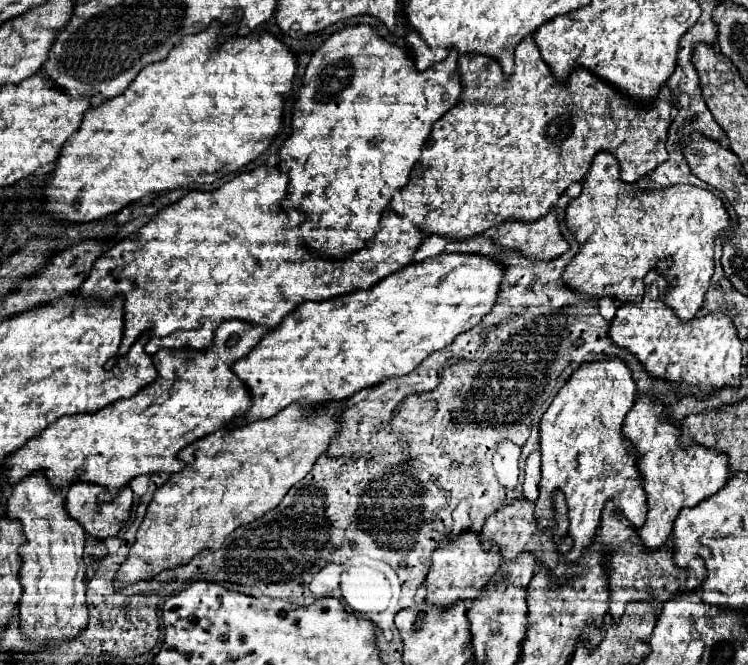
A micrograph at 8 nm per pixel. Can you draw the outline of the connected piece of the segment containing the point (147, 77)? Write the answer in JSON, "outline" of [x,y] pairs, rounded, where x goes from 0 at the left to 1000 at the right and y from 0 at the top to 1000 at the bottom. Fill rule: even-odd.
{"outline":[[[285,33],[269,51],[245,57],[245,63],[239,69],[234,69],[229,75],[229,81],[218,93],[194,99],[164,141],[159,141],[159,144],[154,144],[148,150],[140,150],[135,159],[127,159],[127,162],[116,165],[114,180],[106,189],[106,195],[84,220],[84,229],[79,232],[71,268],[63,277],[63,286],[60,286],[63,319],[74,322],[76,328],[95,331],[95,334],[124,334],[124,331],[135,331],[135,328],[140,328],[146,322],[159,319],[164,310],[191,298],[199,289],[231,286],[237,280],[250,280],[255,274],[285,277],[287,271],[298,268],[301,262],[317,259],[320,253],[325,253],[328,247],[341,241],[349,229],[354,229],[357,220],[365,214],[365,208],[378,195],[378,162],[381,162],[384,147],[392,138],[394,108],[397,108],[397,81],[378,60],[373,60],[368,51],[362,51],[357,45],[336,48],[330,54],[320,54],[320,51],[314,51],[314,39],[298,39],[298,33]]]}

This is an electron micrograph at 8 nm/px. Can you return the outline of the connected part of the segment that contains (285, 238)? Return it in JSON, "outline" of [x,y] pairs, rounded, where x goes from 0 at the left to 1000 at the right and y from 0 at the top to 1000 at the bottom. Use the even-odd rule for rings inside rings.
{"outline":[[[346,250],[317,262],[290,286],[258,286],[234,307],[221,310],[199,337],[189,340],[172,358],[159,361],[138,382],[138,388],[127,394],[106,439],[116,442],[116,448],[124,442],[138,451],[146,451],[156,439],[167,445],[167,502],[162,511],[164,532],[180,508],[197,502],[197,496],[202,499],[197,532],[207,532],[213,523],[253,520],[269,526],[282,517],[290,490],[311,478],[368,493],[381,472],[408,451],[437,451],[501,430],[507,421],[549,397],[557,373],[568,361],[568,352],[560,340],[555,340],[555,334],[517,316],[509,328],[509,346],[493,370],[485,370],[456,391],[432,388],[410,370],[408,343],[386,343],[386,325],[376,322],[376,307],[386,292],[384,280],[386,268],[373,256],[373,250]],[[178,421],[183,424],[180,433],[175,430]]]}

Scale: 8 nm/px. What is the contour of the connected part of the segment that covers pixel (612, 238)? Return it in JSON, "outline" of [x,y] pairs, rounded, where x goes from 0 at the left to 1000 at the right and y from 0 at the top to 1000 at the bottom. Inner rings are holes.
{"outline":[[[801,229],[793,238],[790,256],[779,271],[777,292],[758,310],[755,334],[771,352],[777,370],[774,382],[758,397],[753,409],[753,421],[761,433],[779,439],[790,448],[820,445],[828,454],[854,454],[862,433],[862,412],[881,397],[889,400],[881,403],[881,409],[894,418],[889,444],[892,460],[897,460],[910,481],[926,478],[937,463],[953,412],[956,358],[977,340],[969,307],[953,289],[916,277],[900,277],[886,286],[857,286],[849,277],[833,274],[828,268],[828,244],[817,229]]]}

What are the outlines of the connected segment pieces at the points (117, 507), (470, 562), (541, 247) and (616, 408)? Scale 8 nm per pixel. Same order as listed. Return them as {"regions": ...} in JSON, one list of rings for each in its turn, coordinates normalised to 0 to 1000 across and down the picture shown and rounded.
{"regions":[[[[98,725],[87,743],[90,770],[111,788],[111,794],[127,809],[154,806],[162,797],[162,785],[172,779],[178,740],[172,731],[159,734],[156,746],[148,755],[132,755],[130,746],[140,734],[124,725]]],[[[619,797],[611,806],[595,806],[579,830],[579,848],[571,863],[571,905],[598,914],[611,902],[638,899],[651,872],[667,857],[670,845],[672,836],[667,827],[646,827],[640,803],[632,797]]],[[[742,313],[715,334],[672,334],[659,361],[667,370],[699,379],[710,391],[745,388],[755,379],[755,370],[761,370],[747,346],[747,325]]],[[[809,538],[801,544],[782,544],[777,547],[755,574],[755,580],[745,589],[737,611],[726,623],[721,635],[721,674],[723,674],[723,722],[721,722],[721,749],[715,776],[721,779],[721,791],[742,791],[739,770],[737,770],[737,740],[750,737],[758,749],[761,761],[761,806],[766,809],[766,827],[758,833],[758,845],[769,845],[774,833],[790,818],[803,767],[809,755],[817,749],[825,758],[825,767],[836,770],[836,779],[849,791],[857,794],[865,773],[865,743],[860,737],[860,719],[854,713],[854,689],[852,677],[844,665],[833,656],[833,632],[849,605],[849,571],[844,565],[844,553],[830,538]]]]}

